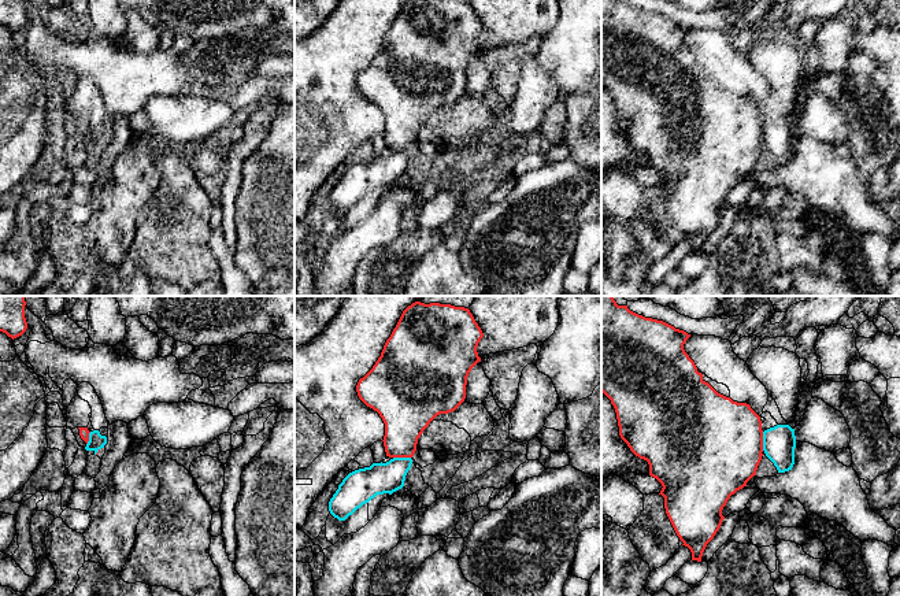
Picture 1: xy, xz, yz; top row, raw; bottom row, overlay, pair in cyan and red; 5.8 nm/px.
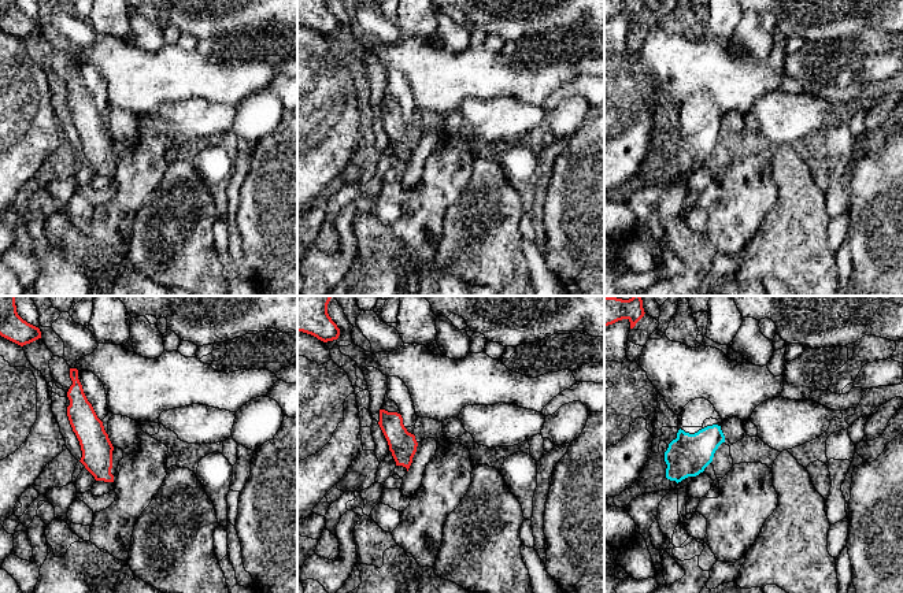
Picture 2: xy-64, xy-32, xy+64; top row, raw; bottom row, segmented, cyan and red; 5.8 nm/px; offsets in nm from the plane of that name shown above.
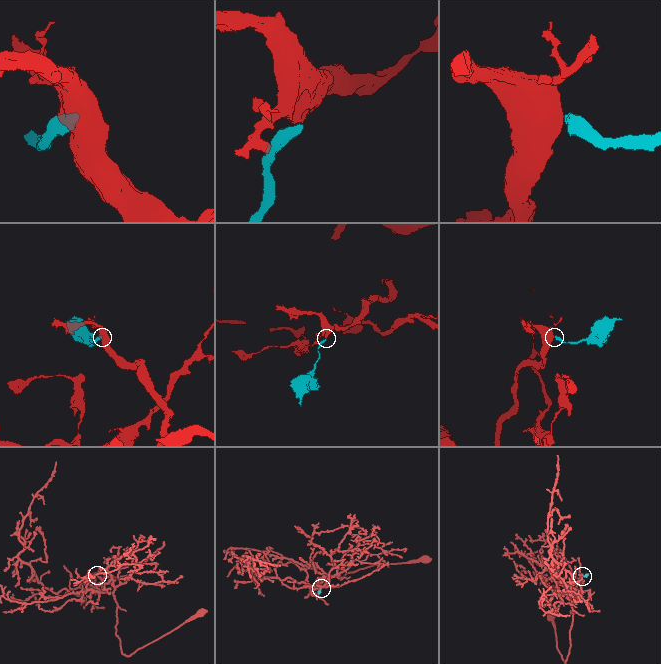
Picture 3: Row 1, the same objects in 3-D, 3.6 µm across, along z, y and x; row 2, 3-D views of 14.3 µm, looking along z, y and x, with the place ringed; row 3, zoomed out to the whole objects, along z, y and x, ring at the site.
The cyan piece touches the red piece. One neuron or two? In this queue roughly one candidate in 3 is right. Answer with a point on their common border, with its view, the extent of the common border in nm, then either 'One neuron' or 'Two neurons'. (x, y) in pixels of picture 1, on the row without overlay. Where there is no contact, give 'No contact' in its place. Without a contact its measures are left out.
Touches cyan at yz (763, 134). Shared border 110 nm. Two neurons

